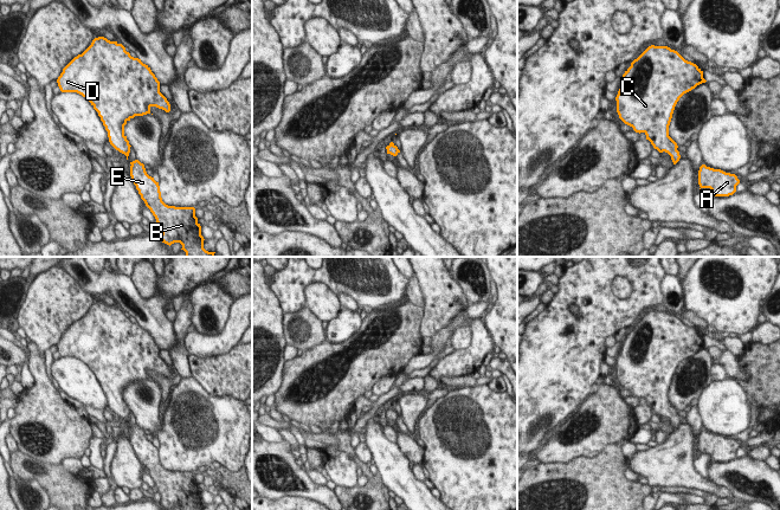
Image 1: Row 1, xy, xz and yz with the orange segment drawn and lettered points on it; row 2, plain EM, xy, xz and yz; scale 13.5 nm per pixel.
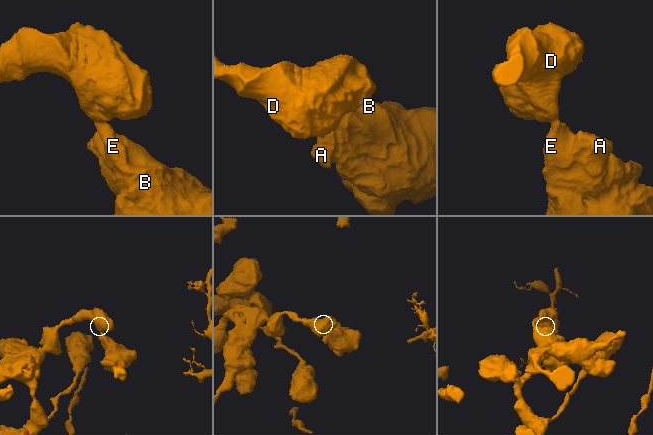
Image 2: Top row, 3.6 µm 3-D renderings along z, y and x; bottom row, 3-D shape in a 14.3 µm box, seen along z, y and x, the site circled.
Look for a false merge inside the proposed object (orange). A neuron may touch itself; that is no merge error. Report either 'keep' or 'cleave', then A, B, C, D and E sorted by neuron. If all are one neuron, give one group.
keep | A B C D E

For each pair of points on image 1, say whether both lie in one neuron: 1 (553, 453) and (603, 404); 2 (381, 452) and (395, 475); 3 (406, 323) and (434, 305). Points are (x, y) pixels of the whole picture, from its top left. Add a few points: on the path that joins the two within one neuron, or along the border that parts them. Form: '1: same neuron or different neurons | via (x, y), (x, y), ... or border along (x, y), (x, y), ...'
1: same neuron | via (571, 445), (578, 444), (597, 432), (601, 421)
2: same neuron | via (387, 458), (394, 469)
3: different neurons | border along (424, 308), (420, 323), (421, 337)

